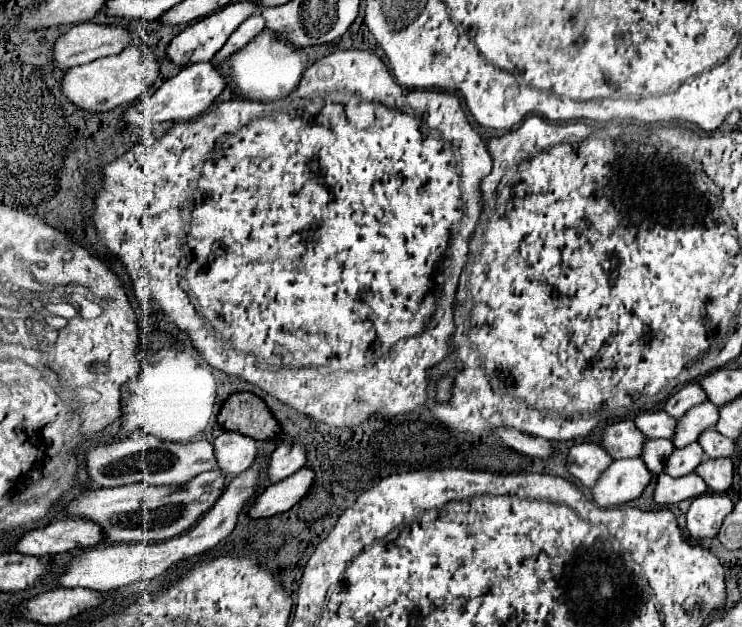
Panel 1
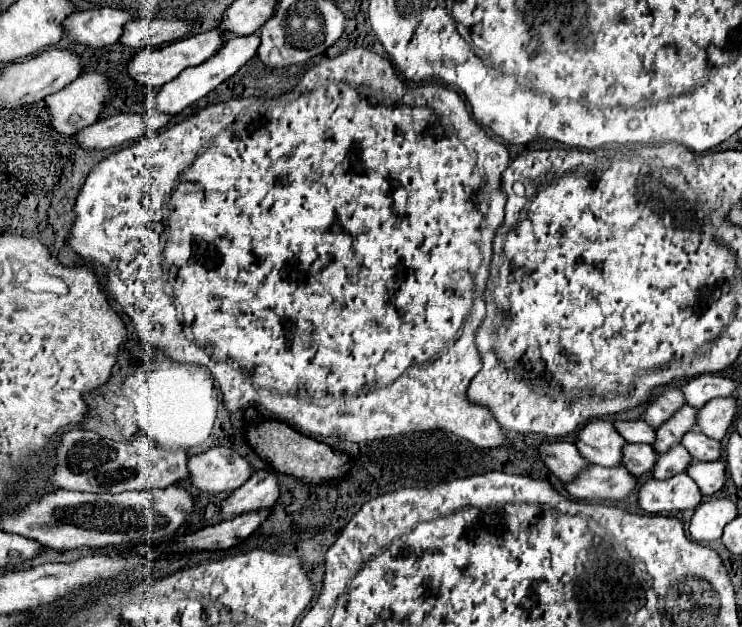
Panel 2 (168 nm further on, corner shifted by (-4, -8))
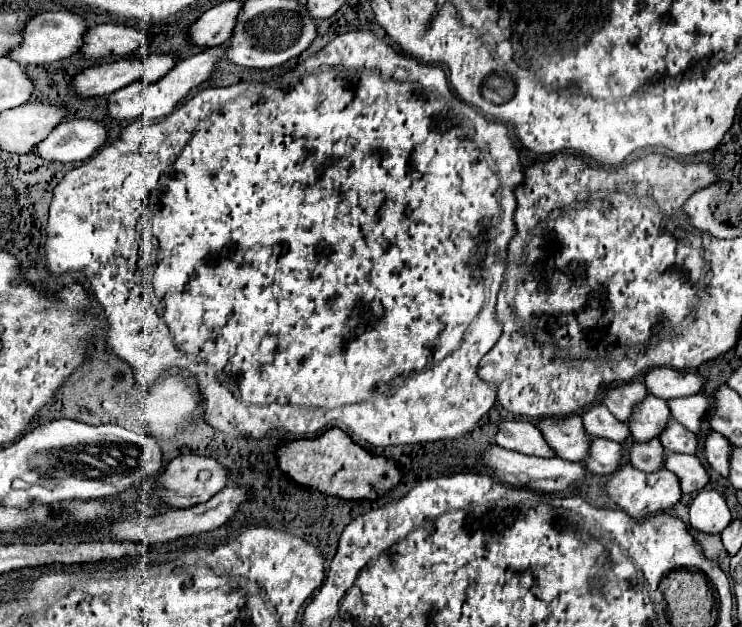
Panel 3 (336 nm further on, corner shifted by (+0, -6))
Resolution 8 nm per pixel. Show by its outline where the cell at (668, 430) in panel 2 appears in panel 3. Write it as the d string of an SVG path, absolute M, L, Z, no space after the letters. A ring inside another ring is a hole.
M646 396L638 406L634 406L634 414L628 418L630 434L638 442L646 442L656 438L668 424L670 410L662 398Z

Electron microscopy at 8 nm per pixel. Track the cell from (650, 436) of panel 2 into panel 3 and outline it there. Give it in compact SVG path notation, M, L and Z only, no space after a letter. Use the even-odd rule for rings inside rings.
M592 404L582 414L582 424L590 436L608 438L614 442L624 442L630 436L630 428L626 422L618 422L602 404Z

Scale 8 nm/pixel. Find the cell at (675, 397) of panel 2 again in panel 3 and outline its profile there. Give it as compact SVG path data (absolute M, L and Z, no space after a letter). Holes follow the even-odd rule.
M626 382L620 386L606 388L602 396L602 404L614 414L614 418L626 422L628 416L632 414L634 404L638 404L644 396L648 396L648 392L642 382Z

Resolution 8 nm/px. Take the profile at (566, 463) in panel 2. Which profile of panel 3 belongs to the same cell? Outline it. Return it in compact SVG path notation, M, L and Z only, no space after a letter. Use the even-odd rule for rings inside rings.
M510 420L498 424L496 442L506 450L514 450L528 456L540 456L540 458L554 456L552 448L546 444L540 430L532 422L524 422L524 420Z

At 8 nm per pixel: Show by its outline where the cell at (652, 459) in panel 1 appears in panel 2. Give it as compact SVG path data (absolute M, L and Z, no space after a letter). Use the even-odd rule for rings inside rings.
M626 444L624 448L624 468L628 468L634 476L642 476L650 472L656 464L658 452L654 452L652 444Z

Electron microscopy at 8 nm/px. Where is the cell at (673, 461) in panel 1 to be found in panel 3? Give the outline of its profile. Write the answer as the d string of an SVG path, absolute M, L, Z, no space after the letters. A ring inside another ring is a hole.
M658 438L650 442L634 442L630 448L630 464L642 472L654 472L662 468L664 462L664 448Z

